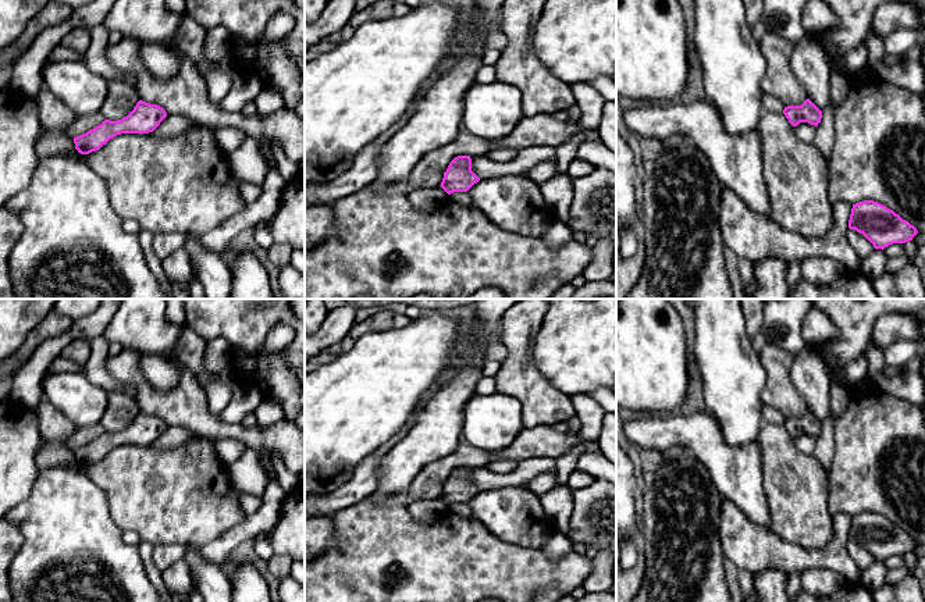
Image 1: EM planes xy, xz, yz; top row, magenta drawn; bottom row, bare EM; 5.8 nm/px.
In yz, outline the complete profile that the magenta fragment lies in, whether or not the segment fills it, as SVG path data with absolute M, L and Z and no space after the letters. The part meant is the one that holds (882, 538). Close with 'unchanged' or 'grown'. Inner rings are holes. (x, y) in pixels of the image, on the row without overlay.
M874 512L853 516L848 539L862 545L875 560L882 562L893 555L910 553L918 545L914 537Z; unchanged

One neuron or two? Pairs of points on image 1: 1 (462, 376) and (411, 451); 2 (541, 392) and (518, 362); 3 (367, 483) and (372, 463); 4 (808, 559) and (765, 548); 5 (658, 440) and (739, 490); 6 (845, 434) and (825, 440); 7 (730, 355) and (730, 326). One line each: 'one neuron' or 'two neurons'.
1: one neuron
2: one neuron
3: one neuron
4: one neuron
5: one neuron
6: two neurons
7: one neuron

